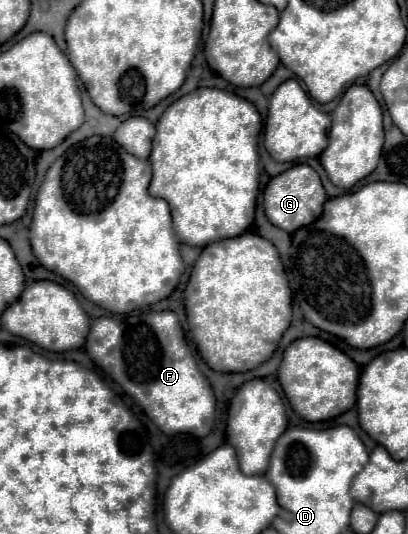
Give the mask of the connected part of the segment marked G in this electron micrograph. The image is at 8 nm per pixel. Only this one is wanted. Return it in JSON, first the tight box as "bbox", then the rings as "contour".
{"bbox":[264,164,326,234],"contour":[[[296,164],[286,172],[274,176],[264,190],[264,210],[268,220],[276,228],[282,228],[290,234],[318,220],[318,216],[322,216],[324,202],[326,202],[326,192],[320,182],[320,176],[308,164]]]}

